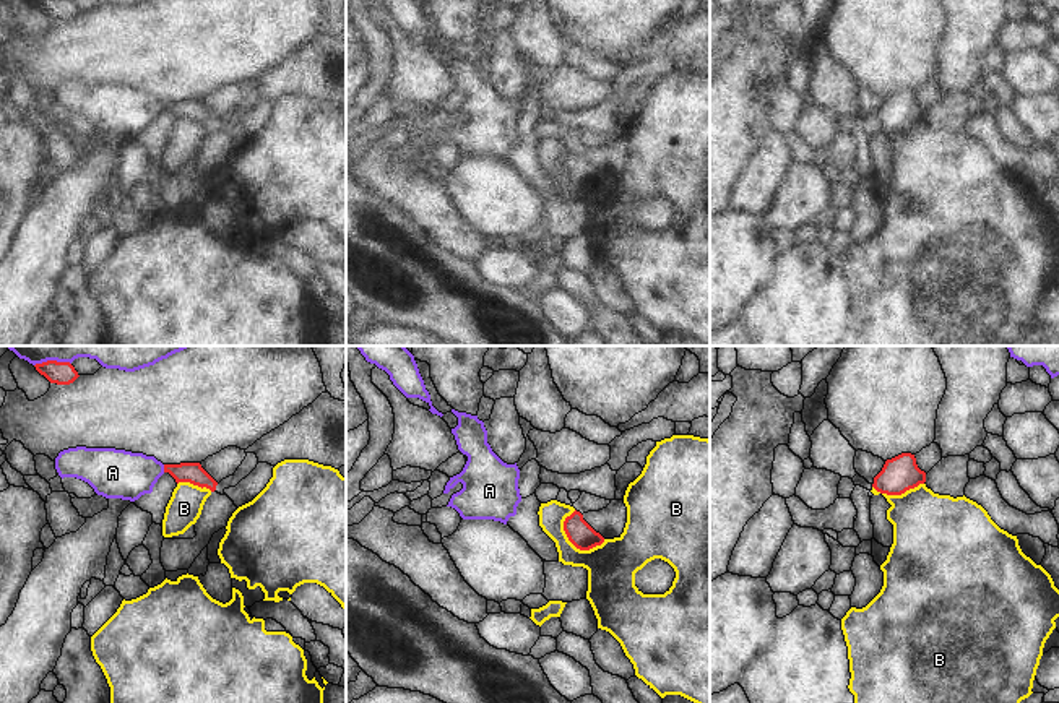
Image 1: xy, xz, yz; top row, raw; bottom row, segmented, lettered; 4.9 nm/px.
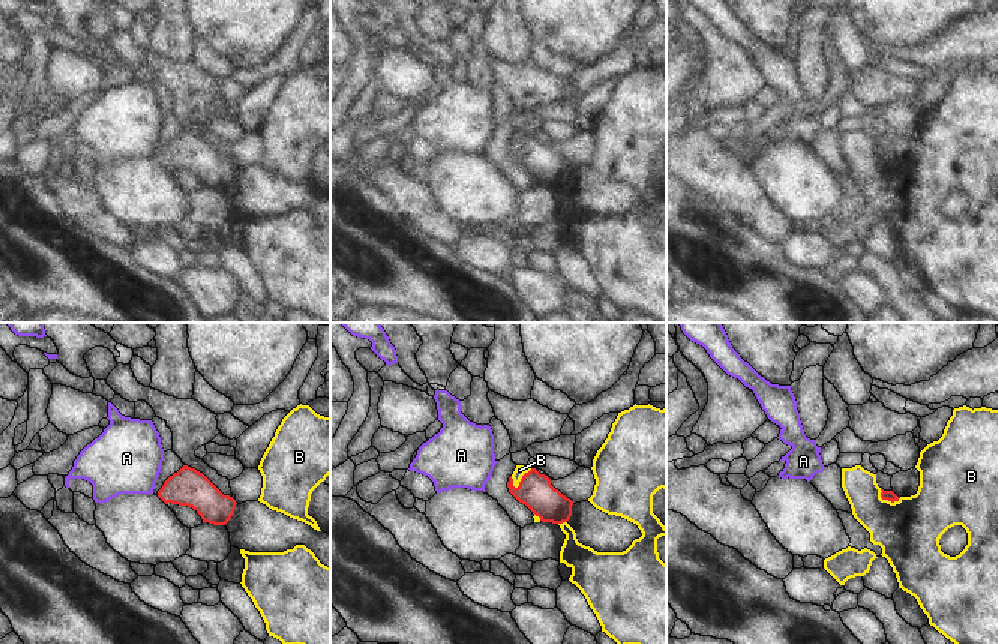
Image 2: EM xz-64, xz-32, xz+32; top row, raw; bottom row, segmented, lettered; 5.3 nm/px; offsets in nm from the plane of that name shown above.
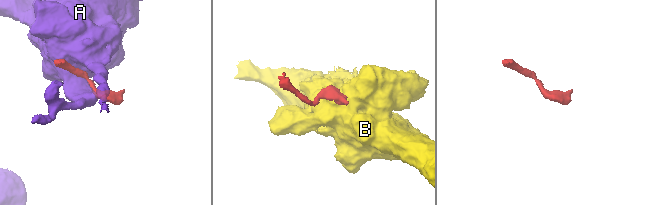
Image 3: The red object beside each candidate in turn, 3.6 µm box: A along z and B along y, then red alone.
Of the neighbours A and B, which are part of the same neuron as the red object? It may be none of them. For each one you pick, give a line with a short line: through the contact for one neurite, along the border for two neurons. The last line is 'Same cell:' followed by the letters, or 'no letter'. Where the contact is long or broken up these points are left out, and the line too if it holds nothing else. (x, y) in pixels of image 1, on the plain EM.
Same cell: no letter

